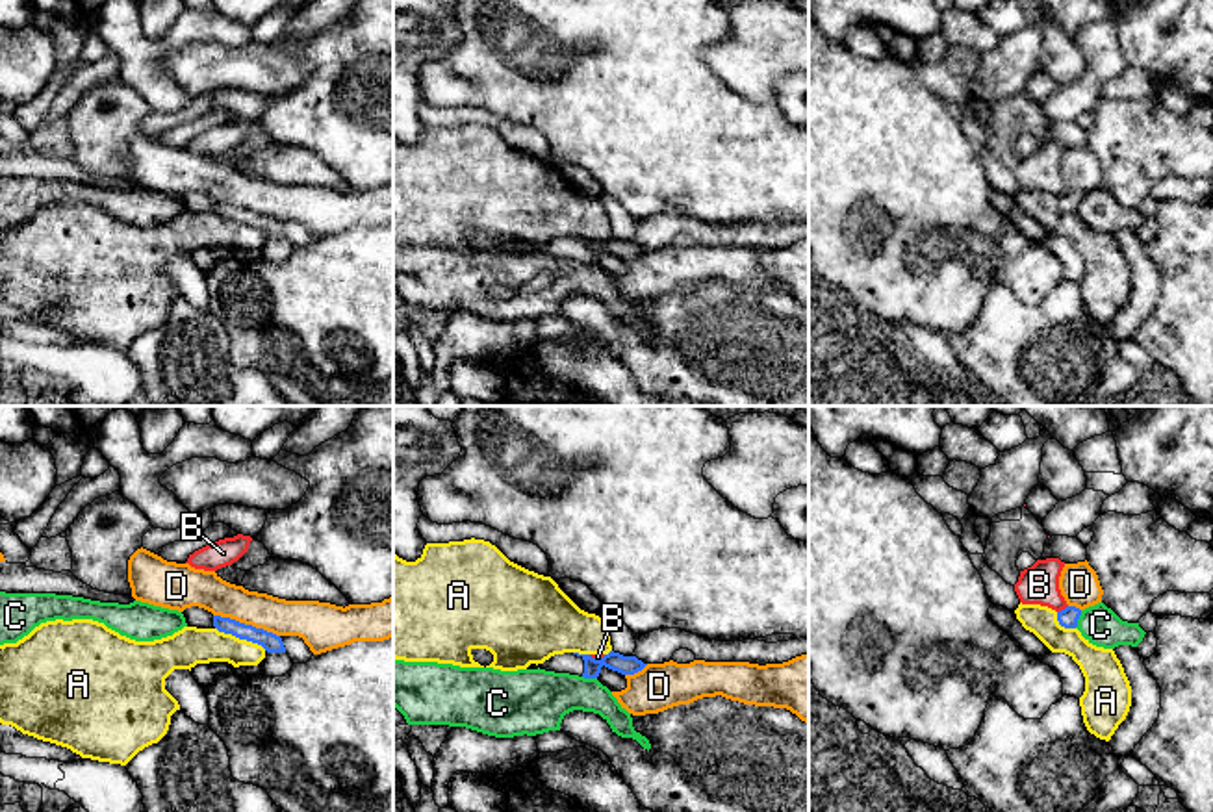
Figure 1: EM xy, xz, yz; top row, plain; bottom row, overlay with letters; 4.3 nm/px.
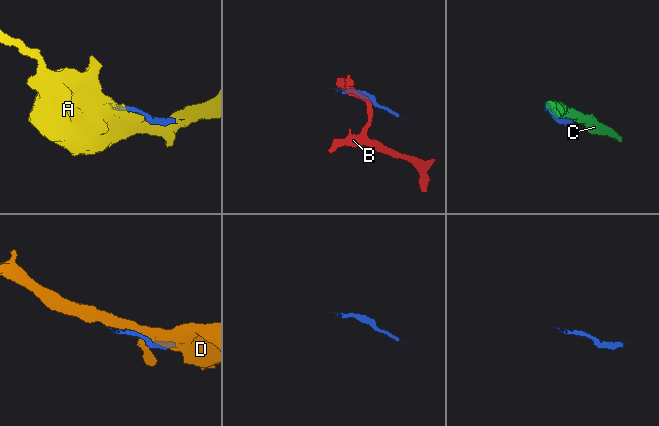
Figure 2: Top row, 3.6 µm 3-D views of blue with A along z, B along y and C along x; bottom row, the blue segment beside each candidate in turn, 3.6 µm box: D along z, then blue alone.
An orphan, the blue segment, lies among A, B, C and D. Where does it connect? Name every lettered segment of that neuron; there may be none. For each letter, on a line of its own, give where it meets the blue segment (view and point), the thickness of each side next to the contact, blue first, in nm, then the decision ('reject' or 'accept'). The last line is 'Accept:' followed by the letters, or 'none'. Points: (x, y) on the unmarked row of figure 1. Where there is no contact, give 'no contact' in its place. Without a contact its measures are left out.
A: xy (242, 223) | 80/170 nm | reject
B: yz (1061, 195) | 90/180 nm | reject
C: yz (1078, 202) | 90/170 nm | reject
D: xy (247, 210) | 80/160 nm | reject
Accept: none

